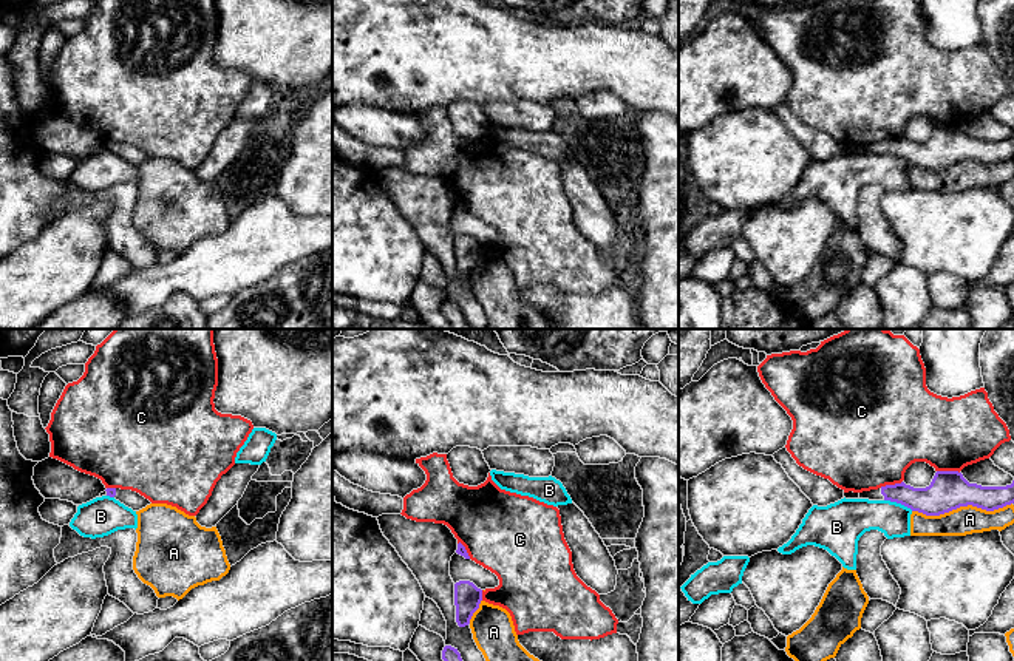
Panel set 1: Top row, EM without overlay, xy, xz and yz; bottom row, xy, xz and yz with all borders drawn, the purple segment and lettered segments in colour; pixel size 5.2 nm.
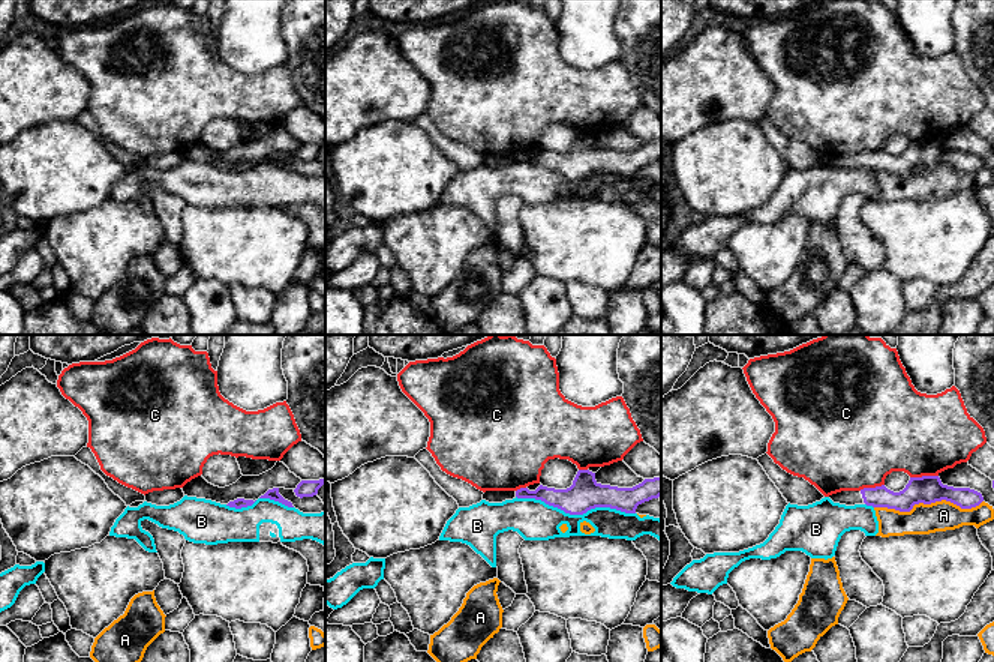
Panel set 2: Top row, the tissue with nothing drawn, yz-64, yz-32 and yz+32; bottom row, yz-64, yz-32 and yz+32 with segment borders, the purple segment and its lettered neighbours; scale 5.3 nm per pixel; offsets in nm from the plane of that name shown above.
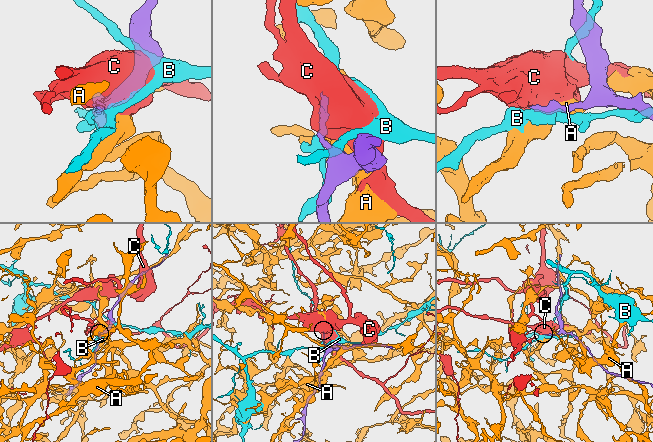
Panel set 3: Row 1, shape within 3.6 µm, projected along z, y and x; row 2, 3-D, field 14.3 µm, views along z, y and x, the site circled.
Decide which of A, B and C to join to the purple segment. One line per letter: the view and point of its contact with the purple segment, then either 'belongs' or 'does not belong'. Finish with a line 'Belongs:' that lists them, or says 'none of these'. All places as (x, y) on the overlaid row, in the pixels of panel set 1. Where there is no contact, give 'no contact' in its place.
A: contact yz (962, 505); does not belong
B: contact yz (898, 502); does not belong
C: contact yz (948, 471); does not belong
Belongs: none of these

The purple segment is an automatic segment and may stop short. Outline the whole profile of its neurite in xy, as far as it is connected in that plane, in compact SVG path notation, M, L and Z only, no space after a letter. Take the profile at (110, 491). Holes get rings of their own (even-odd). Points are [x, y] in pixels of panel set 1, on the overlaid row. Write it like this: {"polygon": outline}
{"polygon": "M107 488L105 491L107 496L114 497L133 511L139 511L151 503L148 499L131 490Z"}

